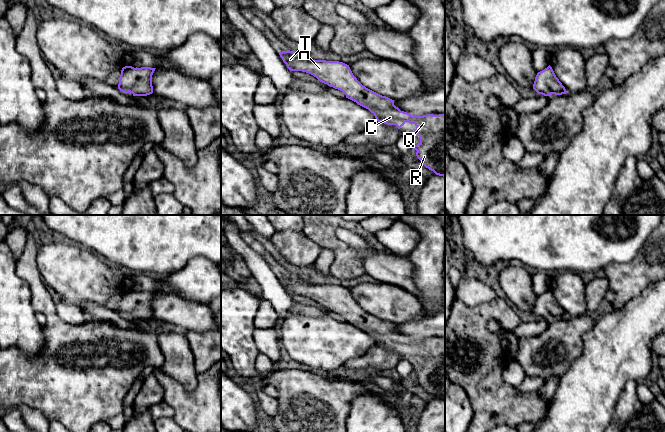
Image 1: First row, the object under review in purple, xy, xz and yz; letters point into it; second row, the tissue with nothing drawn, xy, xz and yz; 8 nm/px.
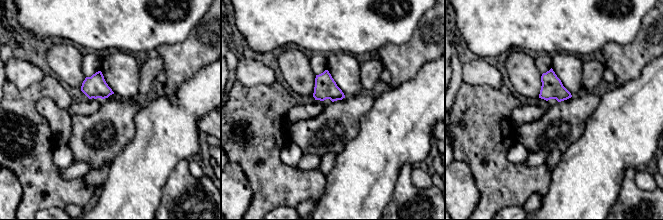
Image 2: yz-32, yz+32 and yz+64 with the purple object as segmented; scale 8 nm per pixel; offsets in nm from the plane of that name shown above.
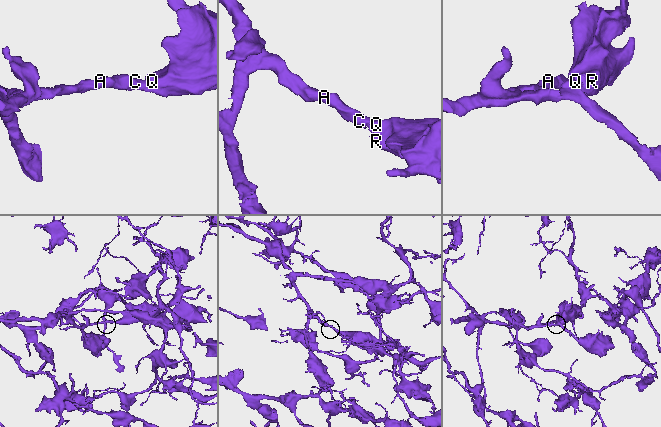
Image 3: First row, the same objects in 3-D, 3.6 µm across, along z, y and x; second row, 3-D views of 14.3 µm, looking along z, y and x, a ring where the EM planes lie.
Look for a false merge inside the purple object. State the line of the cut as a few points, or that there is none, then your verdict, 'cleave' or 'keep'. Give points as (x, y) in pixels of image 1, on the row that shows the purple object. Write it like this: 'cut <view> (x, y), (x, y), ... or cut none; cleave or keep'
cut none; keep

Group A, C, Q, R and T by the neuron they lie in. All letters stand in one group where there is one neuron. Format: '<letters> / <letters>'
A C Q R T

